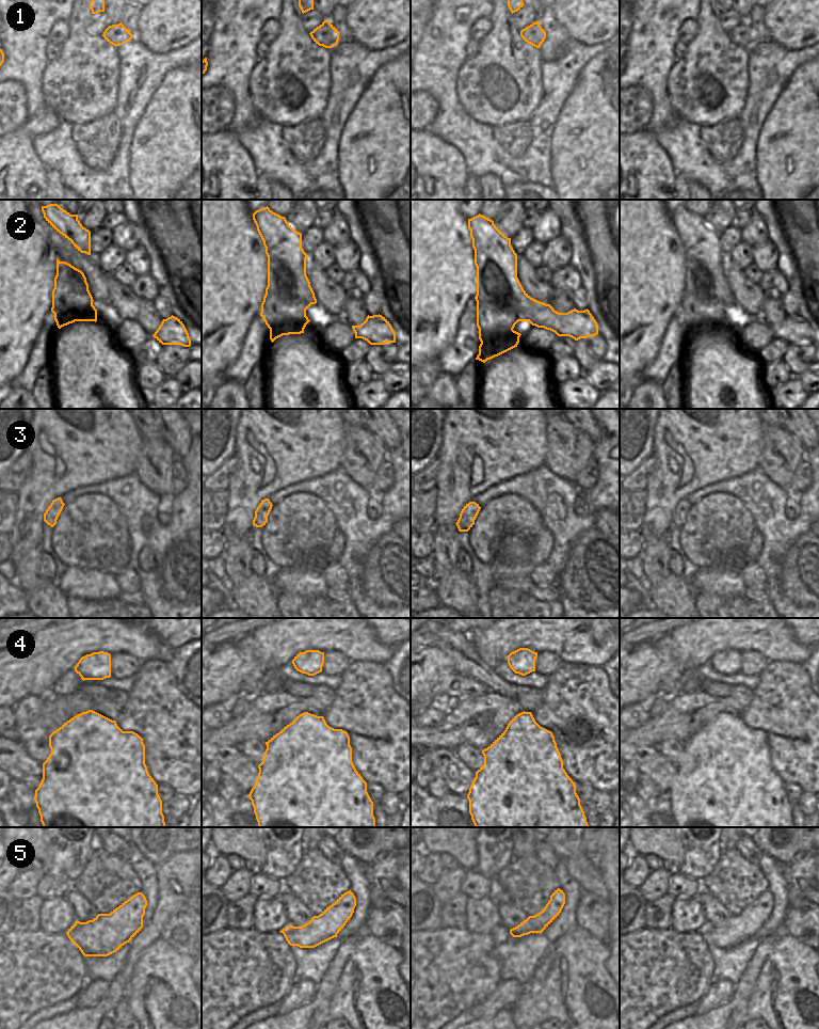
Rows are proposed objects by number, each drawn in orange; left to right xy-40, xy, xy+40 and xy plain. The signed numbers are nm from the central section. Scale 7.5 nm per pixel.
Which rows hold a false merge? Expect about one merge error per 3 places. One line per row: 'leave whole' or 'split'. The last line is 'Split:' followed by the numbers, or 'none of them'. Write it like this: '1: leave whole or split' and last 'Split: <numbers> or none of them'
1: leave whole
2: split
3: leave whole
4: leave whole
5: leave whole
Split: 2

